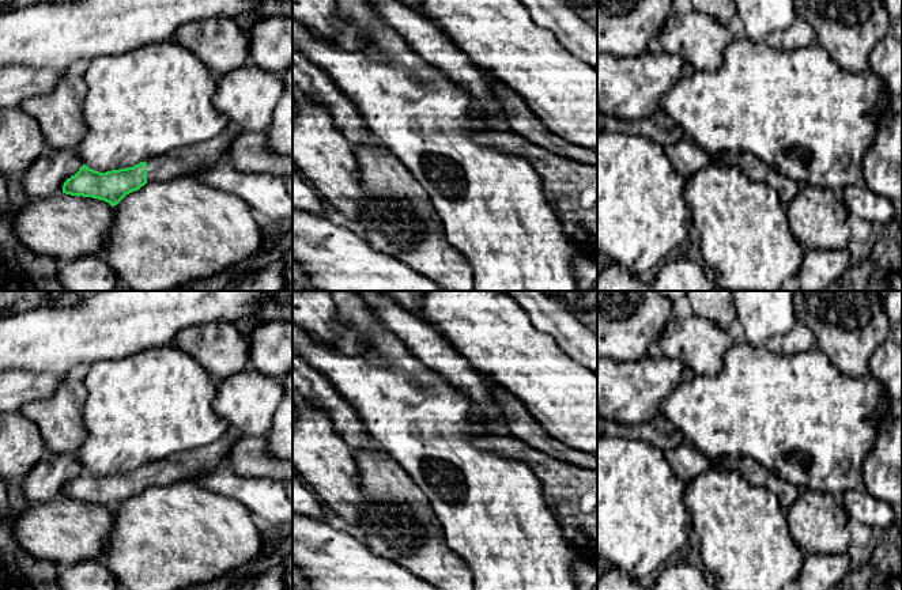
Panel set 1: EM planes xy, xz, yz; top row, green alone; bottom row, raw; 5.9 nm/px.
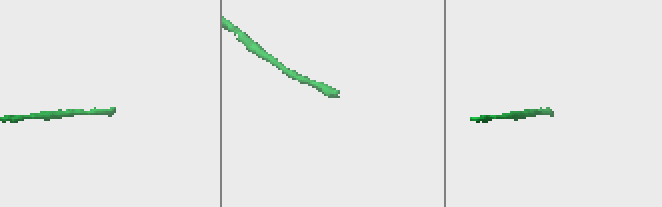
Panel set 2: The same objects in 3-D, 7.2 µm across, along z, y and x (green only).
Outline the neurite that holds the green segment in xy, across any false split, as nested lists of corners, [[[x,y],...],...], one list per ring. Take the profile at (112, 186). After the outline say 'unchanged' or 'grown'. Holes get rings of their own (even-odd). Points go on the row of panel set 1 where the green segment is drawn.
[[[230,126],[201,144],[165,152],[133,167],[99,173],[83,164],[64,182],[63,193],[103,200],[114,207],[127,194],[139,190],[147,182],[196,177],[203,166],[226,158],[227,148],[238,133],[238,128]]]; grown

